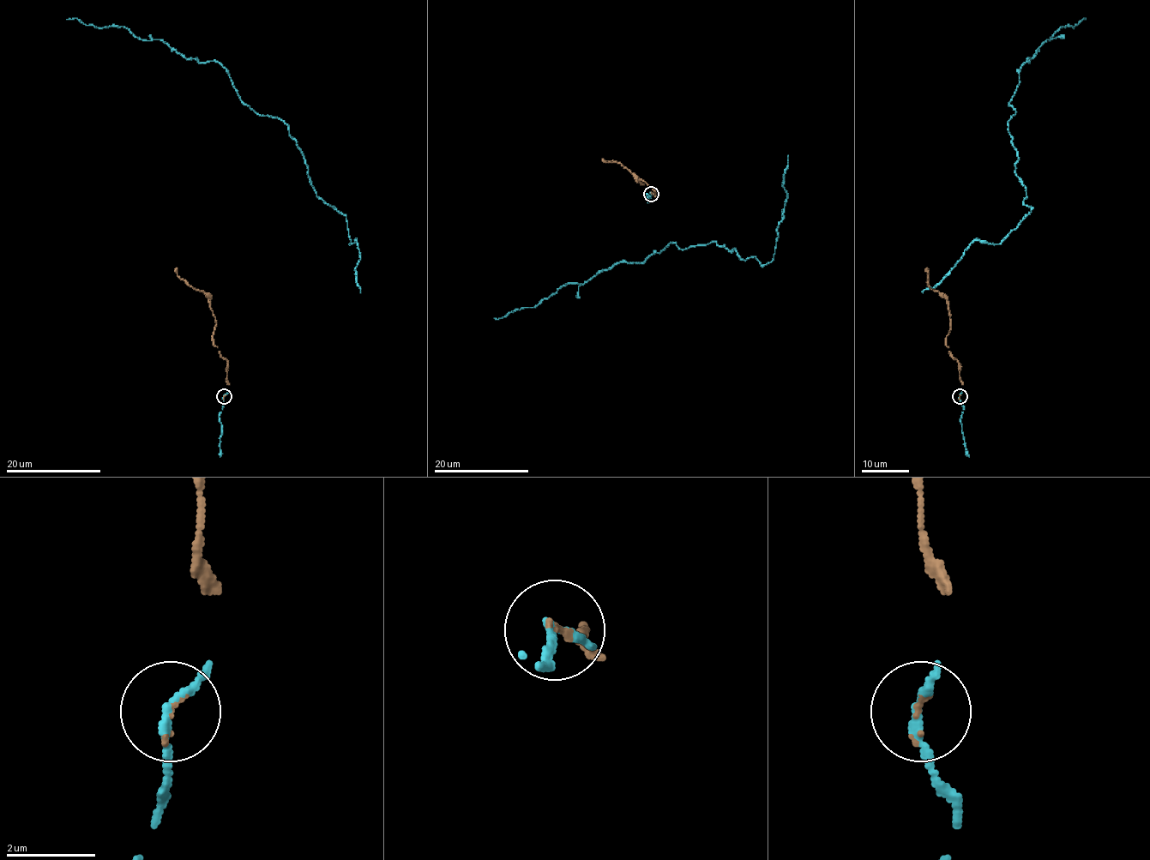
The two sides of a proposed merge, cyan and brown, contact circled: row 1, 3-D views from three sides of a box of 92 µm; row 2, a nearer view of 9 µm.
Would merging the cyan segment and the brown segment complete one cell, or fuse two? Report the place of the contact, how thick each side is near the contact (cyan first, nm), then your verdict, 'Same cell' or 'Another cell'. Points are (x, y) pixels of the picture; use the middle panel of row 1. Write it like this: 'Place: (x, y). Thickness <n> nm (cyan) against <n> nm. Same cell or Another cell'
Place: (651, 194). Thickness 170 nm (cyan) against 100 nm. Same cell

